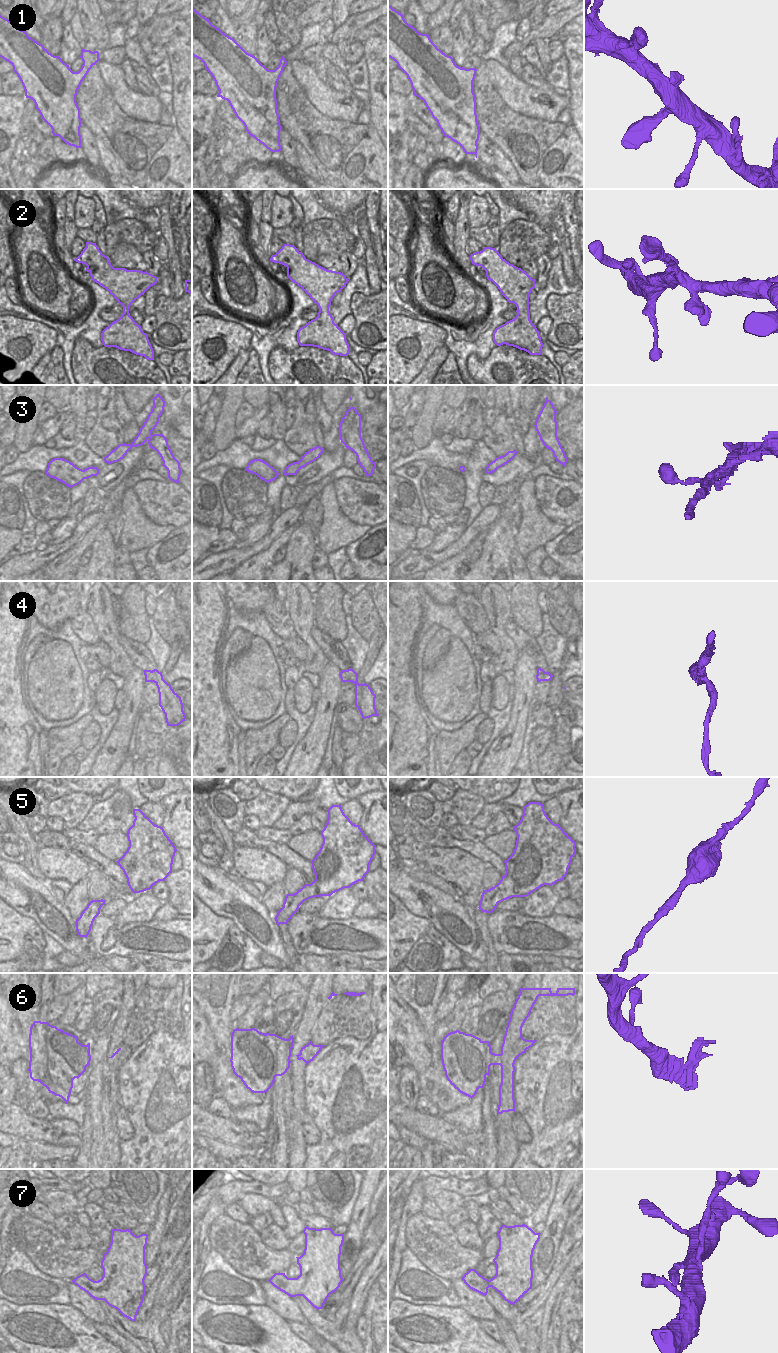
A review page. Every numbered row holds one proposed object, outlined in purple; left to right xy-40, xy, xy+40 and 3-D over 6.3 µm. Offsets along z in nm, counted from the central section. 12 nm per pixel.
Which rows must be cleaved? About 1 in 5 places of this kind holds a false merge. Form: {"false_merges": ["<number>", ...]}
{"false_merges": ["3", "4", "6"]}

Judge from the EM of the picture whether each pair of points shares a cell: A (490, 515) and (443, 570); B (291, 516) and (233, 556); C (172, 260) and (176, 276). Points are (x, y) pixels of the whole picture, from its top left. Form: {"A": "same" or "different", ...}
{"A": "different", "B": "same", "C": "same"}

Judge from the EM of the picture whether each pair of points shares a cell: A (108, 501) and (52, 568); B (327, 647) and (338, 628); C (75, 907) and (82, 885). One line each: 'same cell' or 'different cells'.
A: same cell
B: different cells
C: same cell

